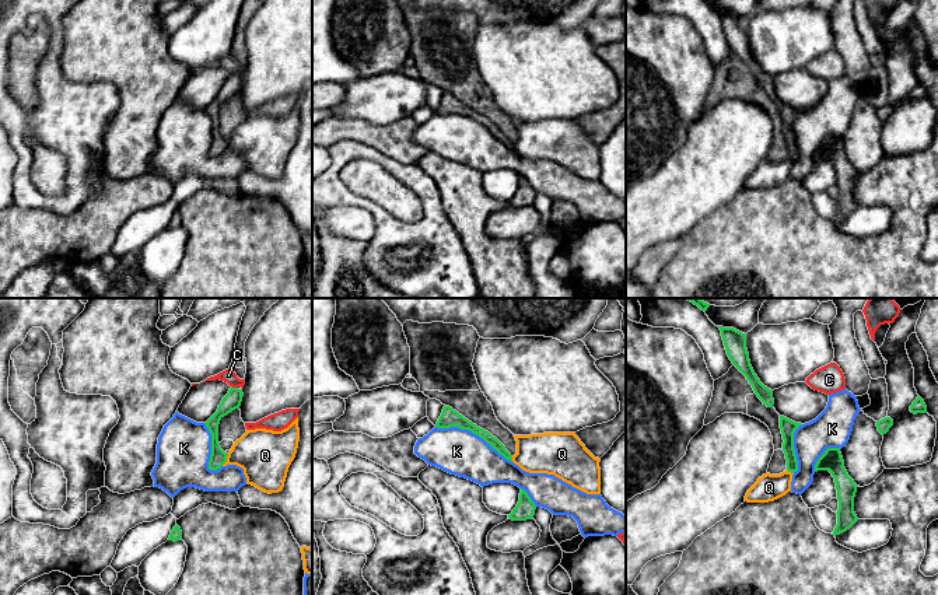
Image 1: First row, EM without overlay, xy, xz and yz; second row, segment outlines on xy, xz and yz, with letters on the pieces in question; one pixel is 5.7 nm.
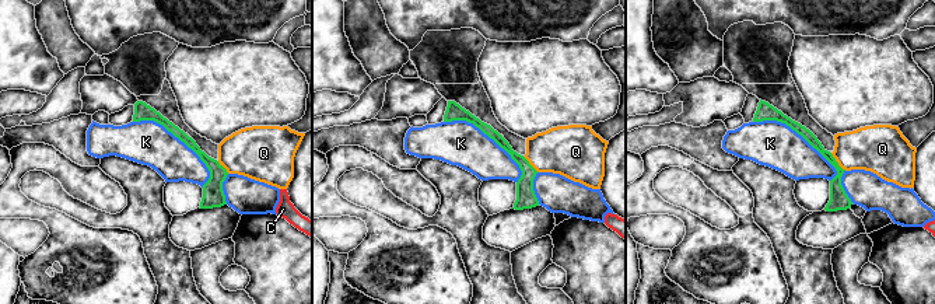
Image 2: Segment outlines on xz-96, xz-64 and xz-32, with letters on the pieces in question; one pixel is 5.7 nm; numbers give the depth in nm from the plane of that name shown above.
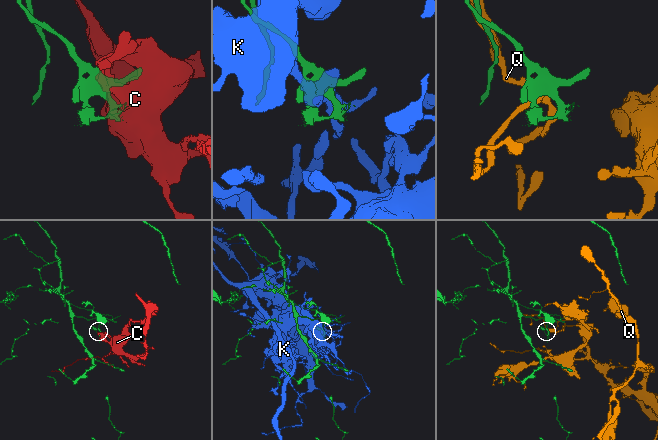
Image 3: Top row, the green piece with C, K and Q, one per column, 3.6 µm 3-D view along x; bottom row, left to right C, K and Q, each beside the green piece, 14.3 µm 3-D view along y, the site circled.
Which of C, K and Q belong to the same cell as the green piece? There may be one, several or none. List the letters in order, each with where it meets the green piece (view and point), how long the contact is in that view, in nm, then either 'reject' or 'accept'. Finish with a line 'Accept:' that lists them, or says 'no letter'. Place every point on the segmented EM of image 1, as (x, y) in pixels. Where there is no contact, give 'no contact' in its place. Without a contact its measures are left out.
C: meets green in xy at (234, 388); contact 40 nm long; reject
K: meets green in xz at (473, 433); contact 480 nm long; reject
Q: meets green in xy at (226, 459); contact 80 nm long; reject
Accept: no letter

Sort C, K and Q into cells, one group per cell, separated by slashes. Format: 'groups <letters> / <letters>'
groups C / K / Q

